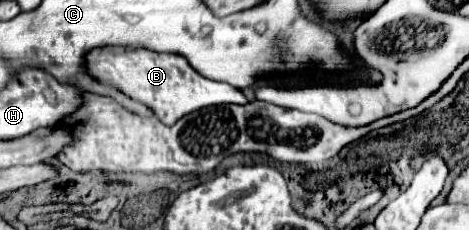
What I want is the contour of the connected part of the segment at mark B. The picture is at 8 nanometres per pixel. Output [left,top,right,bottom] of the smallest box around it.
[86,46,246,124]

